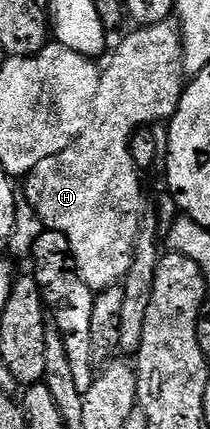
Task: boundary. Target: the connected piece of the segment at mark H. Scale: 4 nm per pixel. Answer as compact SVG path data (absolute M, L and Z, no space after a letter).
M167 21L165 23L152 23L149 25L139 26L138 31L134 31L131 35L126 35L122 39L122 44L115 49L114 52L109 52L110 60L107 61L106 67L101 68L98 84L96 85L96 97L92 101L92 113L90 119L86 123L86 128L74 139L72 145L68 145L68 149L64 149L59 155L52 157L44 157L44 161L40 161L40 165L36 165L31 169L30 174L25 176L24 183L26 183L26 199L25 202L34 210L34 214L38 216L39 221L42 222L43 228L52 231L62 231L64 237L68 237L68 245L70 246L70 255L74 259L74 267L78 271L78 275L84 281L84 285L88 285L91 291L97 293L103 291L108 287L114 287L121 284L122 280L126 278L128 269L134 260L134 246L136 245L136 237L138 230L142 224L142 217L144 208L142 208L142 179L140 168L134 161L134 152L132 150L132 140L139 129L146 129L149 123L165 124L176 113L176 109L182 100L182 93L184 90L184 80L187 78L186 70L182 67L182 33L174 21Z

